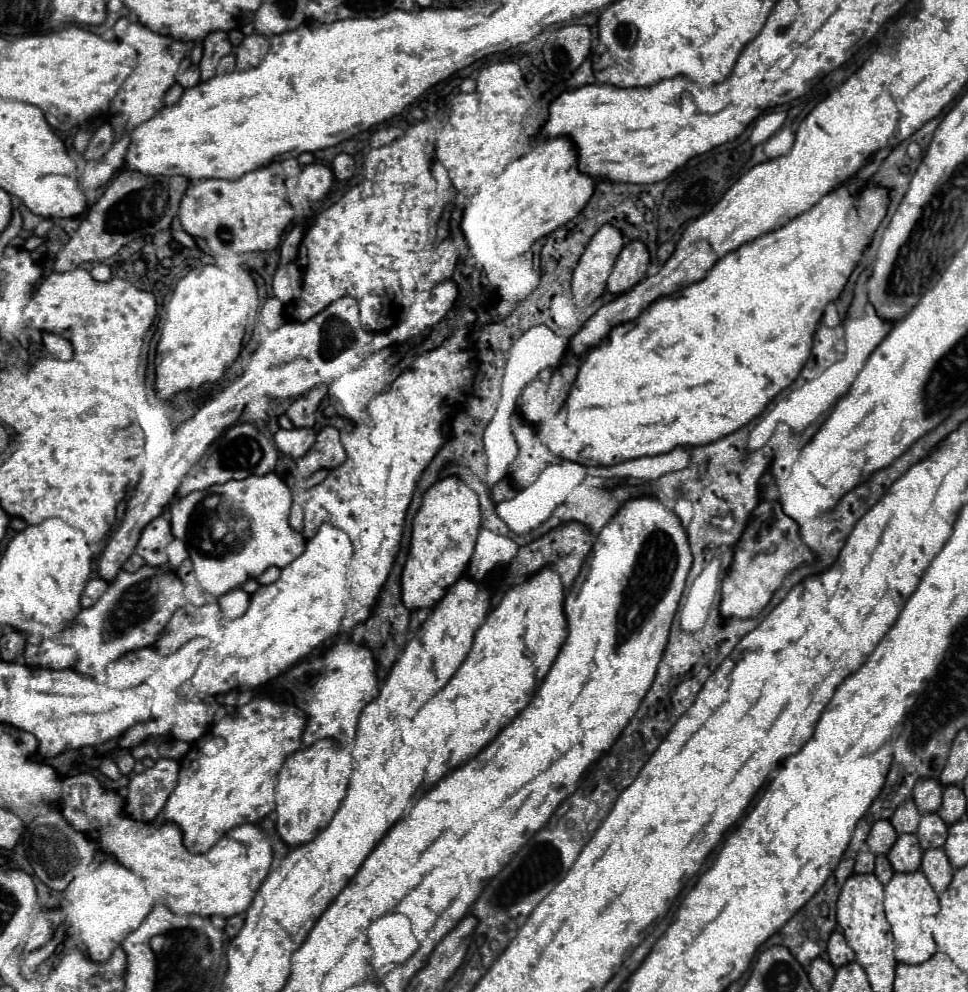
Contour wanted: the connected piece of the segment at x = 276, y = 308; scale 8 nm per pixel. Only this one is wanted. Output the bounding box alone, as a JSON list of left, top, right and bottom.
[259,297,287,329]

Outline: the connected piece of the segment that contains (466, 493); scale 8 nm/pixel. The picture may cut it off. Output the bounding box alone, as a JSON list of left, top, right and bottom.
[401,477,479,607]

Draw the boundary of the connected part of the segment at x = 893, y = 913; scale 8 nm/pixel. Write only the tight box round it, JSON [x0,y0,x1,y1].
[885,871,939,965]

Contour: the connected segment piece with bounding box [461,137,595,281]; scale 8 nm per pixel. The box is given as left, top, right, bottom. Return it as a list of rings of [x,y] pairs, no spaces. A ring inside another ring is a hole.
[[[557,137],[537,143],[527,155],[511,161],[495,181],[482,181],[475,195],[467,199],[461,231],[469,255],[489,281],[501,281],[507,263],[527,253],[533,243],[581,213],[593,195],[595,181],[577,169],[577,155],[571,139]]]

